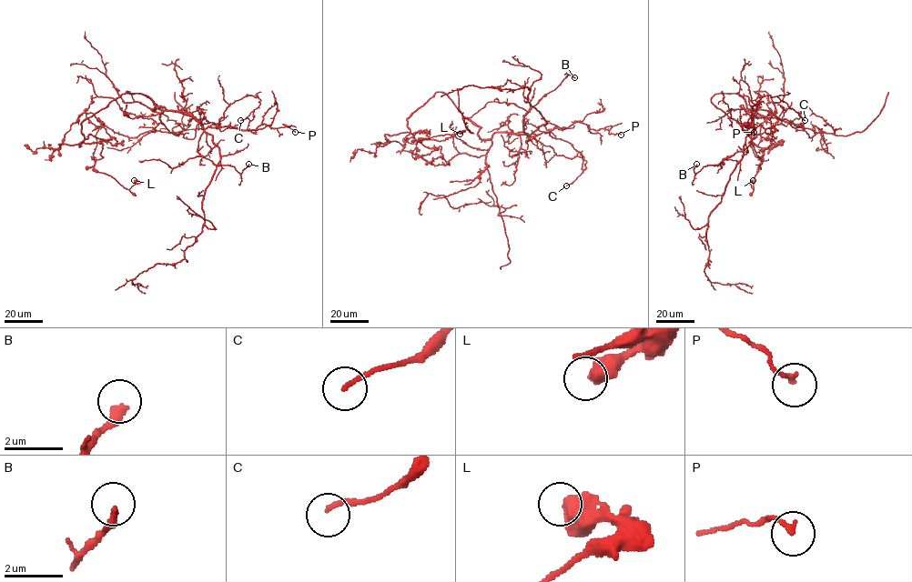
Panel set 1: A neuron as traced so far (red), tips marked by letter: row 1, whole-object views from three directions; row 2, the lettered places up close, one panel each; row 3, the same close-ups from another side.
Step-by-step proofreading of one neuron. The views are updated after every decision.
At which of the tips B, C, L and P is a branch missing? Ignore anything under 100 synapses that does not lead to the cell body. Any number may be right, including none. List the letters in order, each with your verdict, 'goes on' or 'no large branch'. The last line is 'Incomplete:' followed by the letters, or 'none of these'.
B: no large branch
C: no large branch
L: no large branch
P: no large branch
Incomplete: none of these

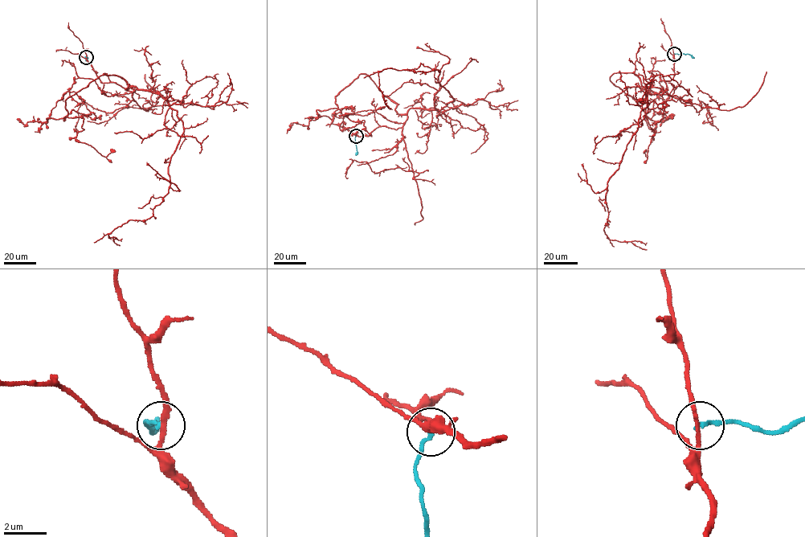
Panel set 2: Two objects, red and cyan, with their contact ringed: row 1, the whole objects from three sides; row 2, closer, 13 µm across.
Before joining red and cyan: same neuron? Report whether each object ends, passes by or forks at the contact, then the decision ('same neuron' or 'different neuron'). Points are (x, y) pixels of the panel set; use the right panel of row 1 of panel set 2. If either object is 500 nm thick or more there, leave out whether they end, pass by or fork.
red passes by | cyan ends | different neuron

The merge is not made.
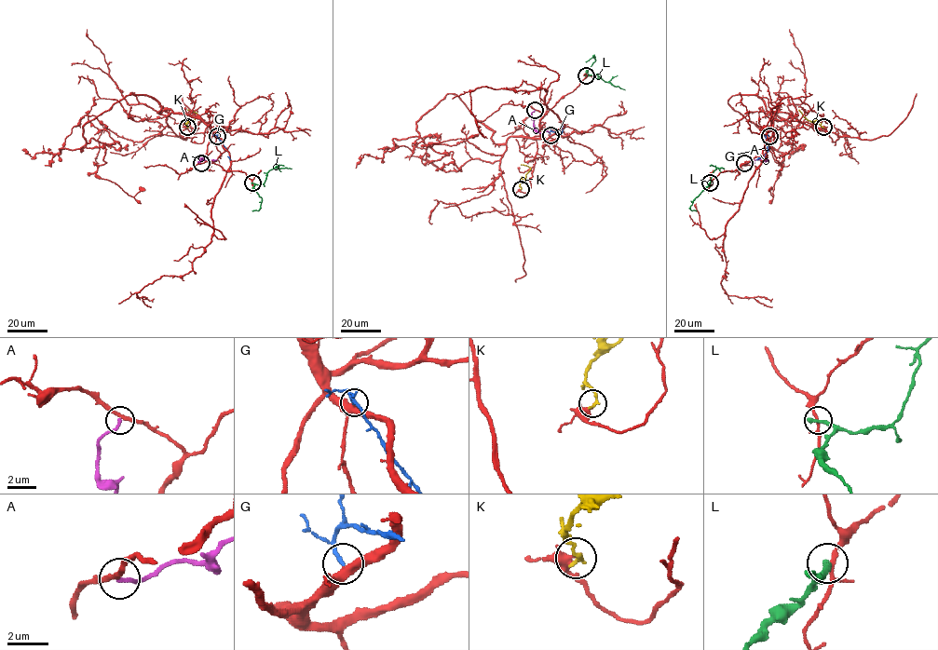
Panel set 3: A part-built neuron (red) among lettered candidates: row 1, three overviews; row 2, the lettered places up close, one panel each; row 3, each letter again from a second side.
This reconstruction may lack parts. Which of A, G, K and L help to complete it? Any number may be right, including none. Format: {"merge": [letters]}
{"merge": []}

